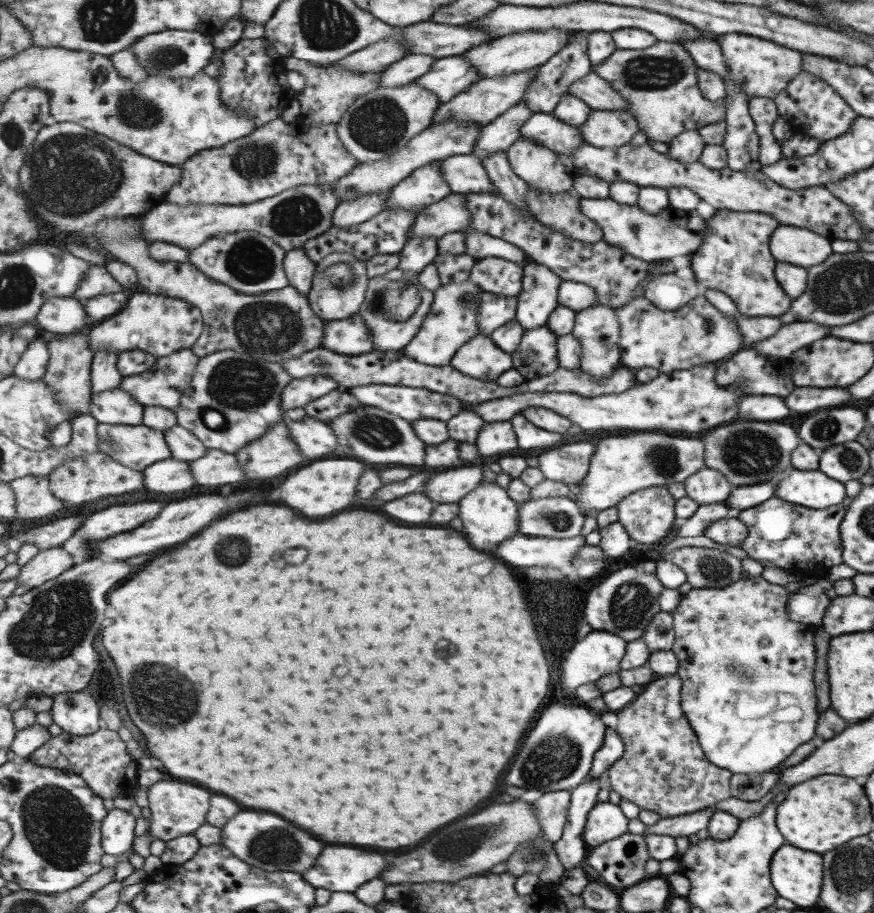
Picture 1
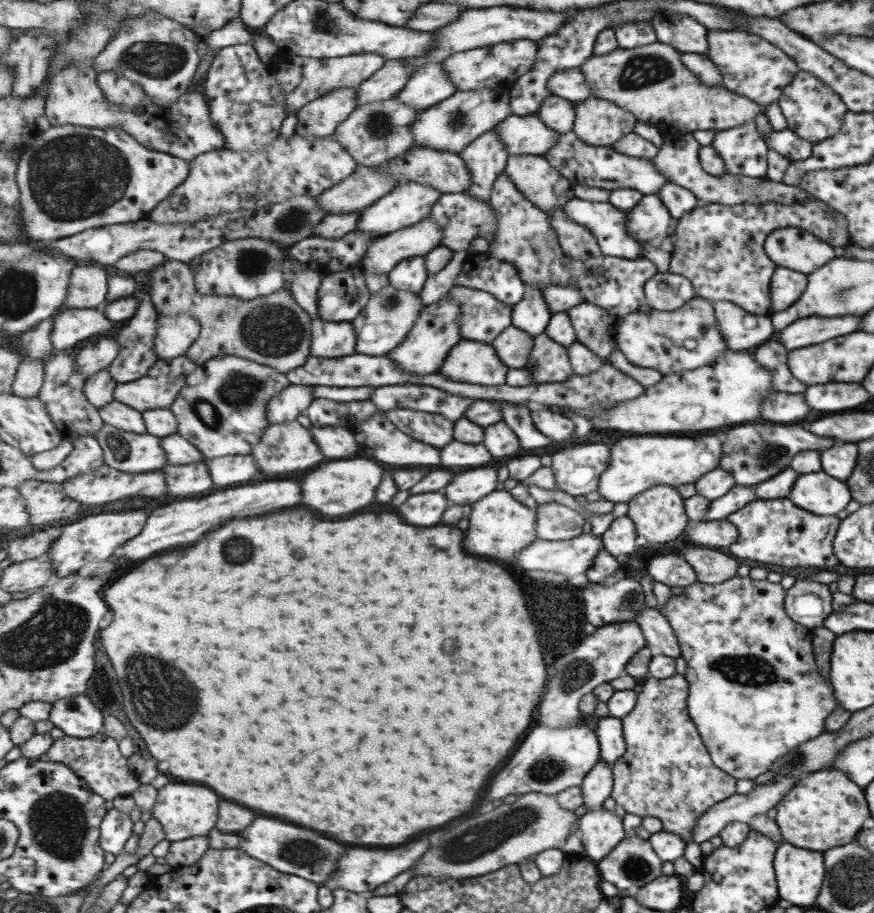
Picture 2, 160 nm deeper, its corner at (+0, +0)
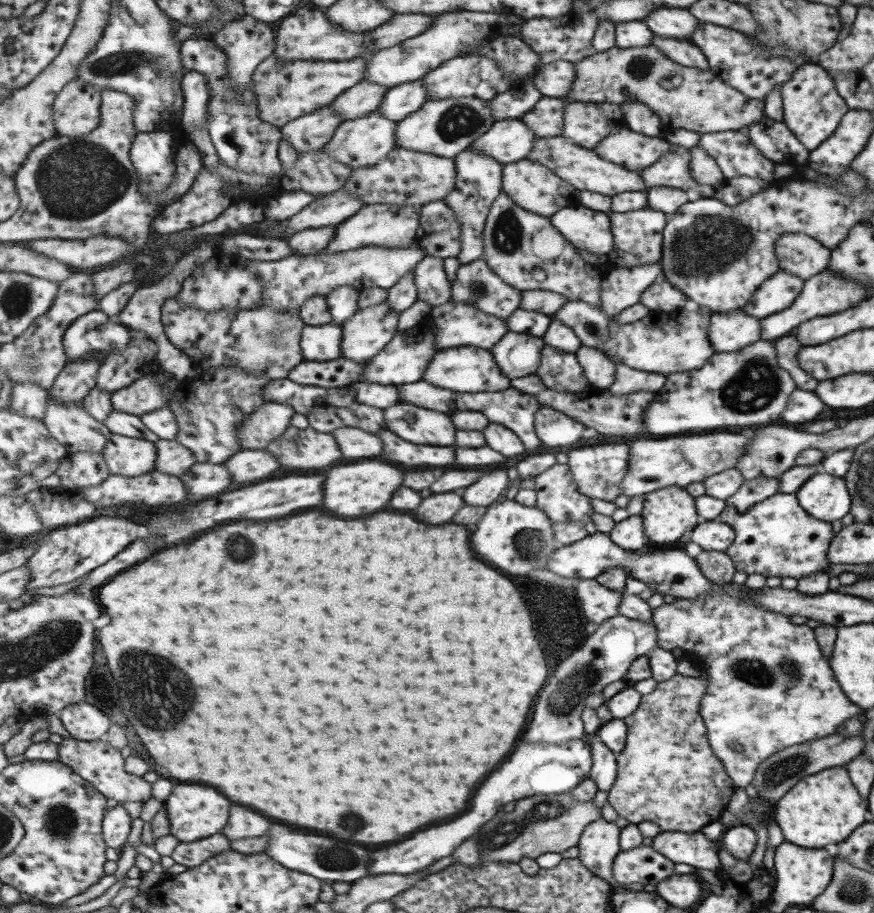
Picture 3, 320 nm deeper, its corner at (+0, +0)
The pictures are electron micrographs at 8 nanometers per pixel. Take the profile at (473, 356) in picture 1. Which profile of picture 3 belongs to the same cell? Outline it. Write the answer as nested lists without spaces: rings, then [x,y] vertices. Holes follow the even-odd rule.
[[[471,346],[439,352],[437,358],[433,360],[433,366],[429,366],[429,370],[425,372],[425,380],[435,386],[455,390],[455,392],[497,392],[497,390],[511,388],[511,380],[503,376],[499,364],[495,362],[495,356],[489,350],[471,348]]]

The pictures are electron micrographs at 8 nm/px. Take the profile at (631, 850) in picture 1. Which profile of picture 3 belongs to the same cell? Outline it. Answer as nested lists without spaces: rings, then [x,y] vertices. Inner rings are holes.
[[[645,845],[621,851],[613,867],[614,885],[631,888],[652,889],[675,874],[676,863],[652,846]]]

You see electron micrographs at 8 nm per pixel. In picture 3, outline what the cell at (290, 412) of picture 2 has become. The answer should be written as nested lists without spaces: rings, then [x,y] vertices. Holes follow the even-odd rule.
[[[269,402],[260,406],[244,422],[240,434],[240,445],[245,450],[263,450],[269,447],[273,438],[283,437],[291,426],[291,420],[296,410],[279,402]]]

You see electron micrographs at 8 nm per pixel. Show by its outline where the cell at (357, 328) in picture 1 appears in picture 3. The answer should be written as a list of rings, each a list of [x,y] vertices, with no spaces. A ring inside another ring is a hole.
[[[335,322],[329,324],[305,325],[301,348],[305,350],[307,360],[337,360],[341,356],[343,327]]]

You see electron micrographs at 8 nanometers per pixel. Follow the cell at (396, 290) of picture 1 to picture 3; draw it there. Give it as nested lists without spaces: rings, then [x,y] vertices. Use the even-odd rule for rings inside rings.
[[[388,300],[357,311],[342,324],[343,356],[355,362],[375,358],[393,338],[399,334],[398,326],[402,316],[390,307]]]

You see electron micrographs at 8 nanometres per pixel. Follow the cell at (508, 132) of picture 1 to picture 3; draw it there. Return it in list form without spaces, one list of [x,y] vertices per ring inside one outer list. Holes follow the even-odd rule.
[[[469,148],[456,156],[456,188],[444,198],[444,201],[459,214],[460,229],[463,230],[463,249],[458,254],[462,264],[479,261],[484,258],[484,230],[490,210],[497,197],[503,192],[504,164],[487,154]]]

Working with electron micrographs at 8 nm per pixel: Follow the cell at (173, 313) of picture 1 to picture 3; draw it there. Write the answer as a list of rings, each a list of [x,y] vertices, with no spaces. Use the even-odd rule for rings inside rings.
[[[94,357],[69,362],[49,390],[50,396],[60,402],[82,404],[88,393],[96,387],[101,365],[102,362]]]

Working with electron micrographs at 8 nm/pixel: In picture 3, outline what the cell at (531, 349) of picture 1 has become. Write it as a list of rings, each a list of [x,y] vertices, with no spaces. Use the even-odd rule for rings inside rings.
[[[546,344],[542,356],[541,370],[536,373],[548,388],[557,392],[583,392],[591,385],[576,353],[561,352]]]

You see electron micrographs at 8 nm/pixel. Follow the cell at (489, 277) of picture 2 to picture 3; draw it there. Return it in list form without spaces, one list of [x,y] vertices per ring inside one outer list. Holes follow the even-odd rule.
[[[485,258],[462,264],[456,279],[452,282],[452,299],[457,302],[472,302],[487,314],[505,321],[521,306],[522,290],[505,282],[497,275]]]

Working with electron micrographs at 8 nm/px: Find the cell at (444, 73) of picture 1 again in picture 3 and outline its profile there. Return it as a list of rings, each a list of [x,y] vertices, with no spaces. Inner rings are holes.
[[[419,79],[390,88],[378,110],[385,118],[400,123],[429,100],[428,87]]]

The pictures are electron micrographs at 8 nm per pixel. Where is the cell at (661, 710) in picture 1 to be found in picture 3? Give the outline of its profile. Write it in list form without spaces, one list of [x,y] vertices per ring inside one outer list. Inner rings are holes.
[[[676,674],[657,684],[655,690],[642,697],[639,708],[624,721],[629,725],[628,743],[617,754],[618,777],[608,792],[614,810],[633,824],[656,822],[663,831],[699,833],[709,822],[717,822],[733,794],[733,782],[723,763],[708,743],[707,727],[701,718],[701,701],[708,688],[703,678]]]

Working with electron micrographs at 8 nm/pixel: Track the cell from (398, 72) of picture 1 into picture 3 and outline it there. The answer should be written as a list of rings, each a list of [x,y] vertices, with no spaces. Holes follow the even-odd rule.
[[[363,80],[340,94],[333,102],[343,121],[363,118],[378,110],[389,88],[370,80]]]

